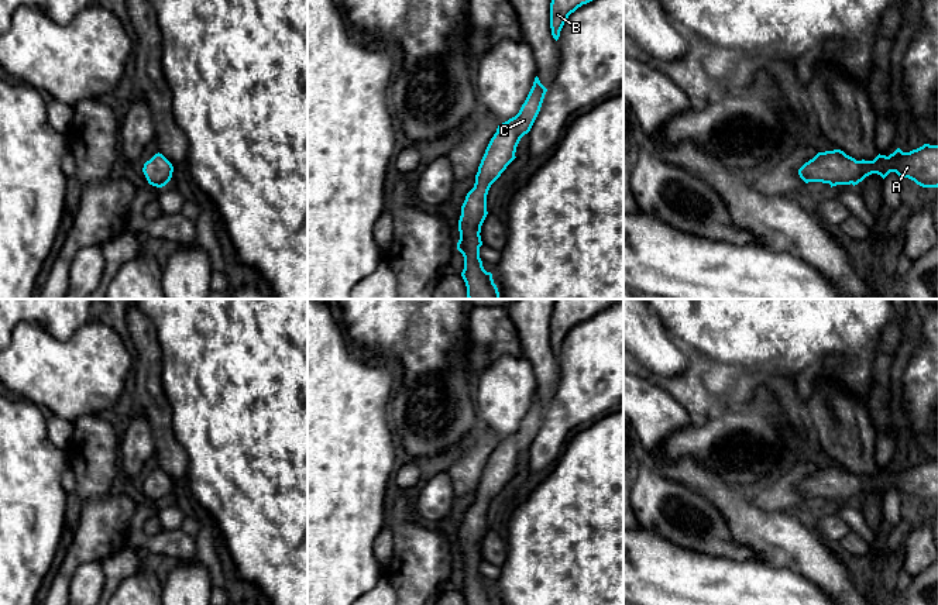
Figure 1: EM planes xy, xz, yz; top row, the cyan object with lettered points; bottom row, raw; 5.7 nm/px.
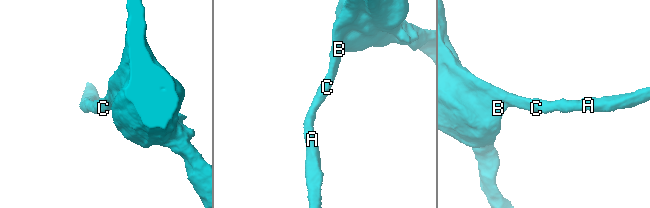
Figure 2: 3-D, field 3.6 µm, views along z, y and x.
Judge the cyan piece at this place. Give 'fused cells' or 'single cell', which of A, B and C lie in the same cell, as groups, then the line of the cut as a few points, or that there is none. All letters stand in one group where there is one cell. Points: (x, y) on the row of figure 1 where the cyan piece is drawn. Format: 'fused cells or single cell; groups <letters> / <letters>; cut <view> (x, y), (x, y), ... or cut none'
single cell; groups A B C; cut none

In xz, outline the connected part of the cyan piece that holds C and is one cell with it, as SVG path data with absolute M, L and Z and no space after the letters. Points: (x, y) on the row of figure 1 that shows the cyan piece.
M535 78L533 86L519 113L498 126L491 138L475 175L474 188L467 193L458 220L460 240L457 250L464 257L461 276L467 286L468 299L499 299L492 274L487 272L480 258L481 226L488 214L487 195L491 185L516 158L516 147L528 134L540 111L547 89Z

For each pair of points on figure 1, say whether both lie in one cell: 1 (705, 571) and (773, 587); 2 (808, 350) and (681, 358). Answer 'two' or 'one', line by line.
1: one
2: two

